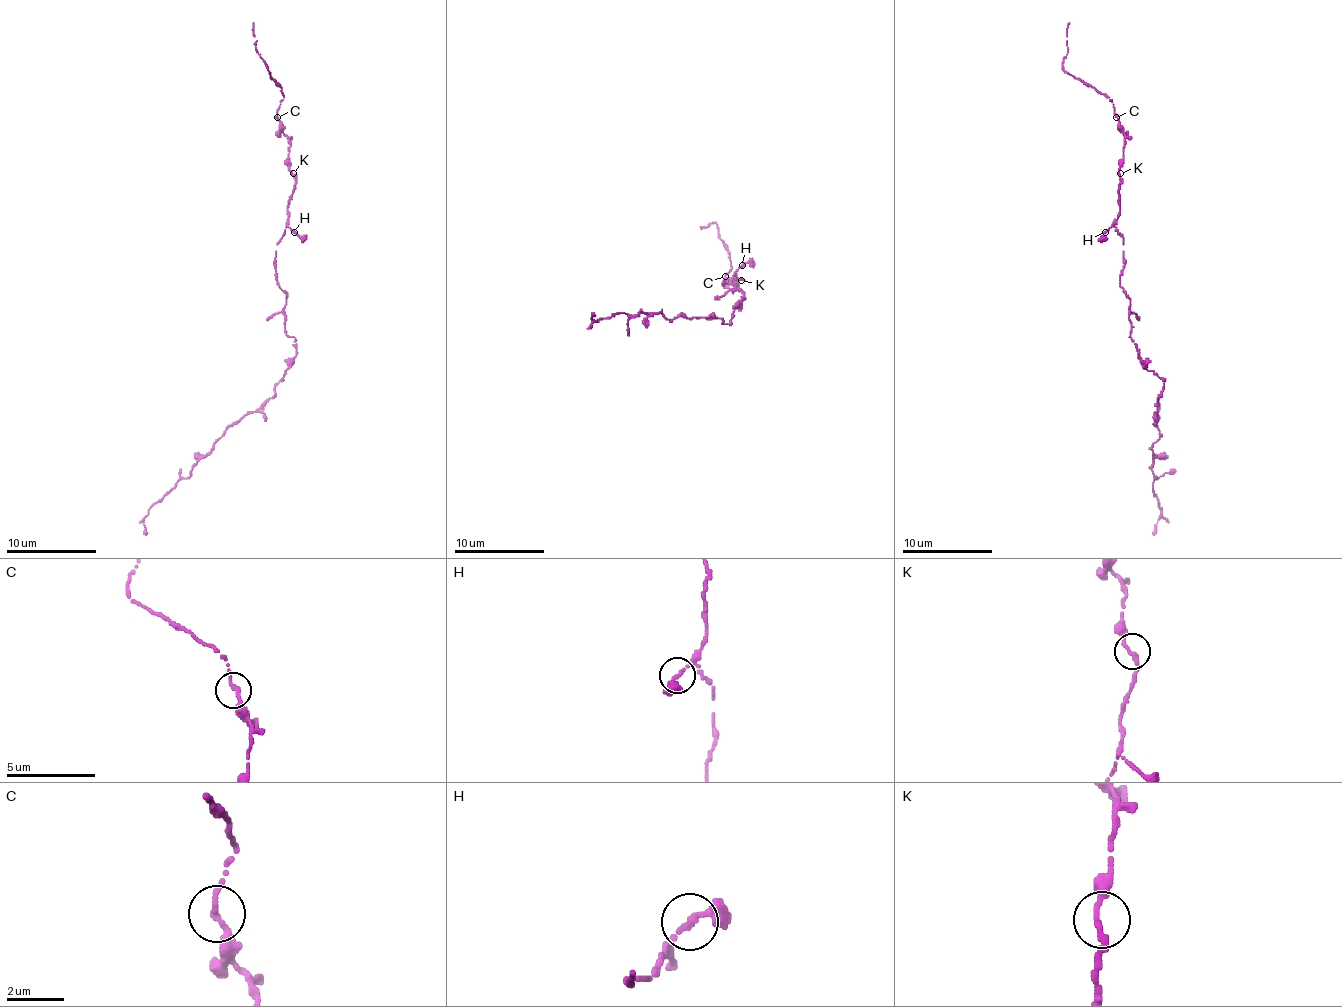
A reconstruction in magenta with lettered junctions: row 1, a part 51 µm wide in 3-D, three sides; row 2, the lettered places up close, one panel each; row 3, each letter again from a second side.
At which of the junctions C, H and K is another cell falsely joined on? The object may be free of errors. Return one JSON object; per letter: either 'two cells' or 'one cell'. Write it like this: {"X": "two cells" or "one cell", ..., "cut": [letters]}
{"C": "one cell", "H": "one cell", "K": "one cell", "cut": []}

